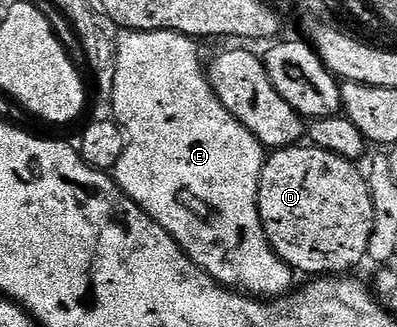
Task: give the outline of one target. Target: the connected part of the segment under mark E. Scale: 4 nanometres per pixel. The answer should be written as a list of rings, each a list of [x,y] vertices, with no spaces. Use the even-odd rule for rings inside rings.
[[[125,31],[116,41],[116,73],[114,74],[114,119],[124,129],[126,143],[122,158],[114,169],[116,184],[136,203],[141,210],[147,212],[152,219],[157,220],[171,234],[184,253],[197,264],[199,268],[210,273],[219,284],[257,298],[275,298],[283,296],[293,287],[293,269],[275,252],[264,233],[264,224],[260,220],[260,175],[264,169],[266,149],[242,127],[222,106],[216,97],[212,81],[206,75],[206,68],[200,65],[200,52],[196,49],[197,41],[184,36],[180,32],[133,32]]]

